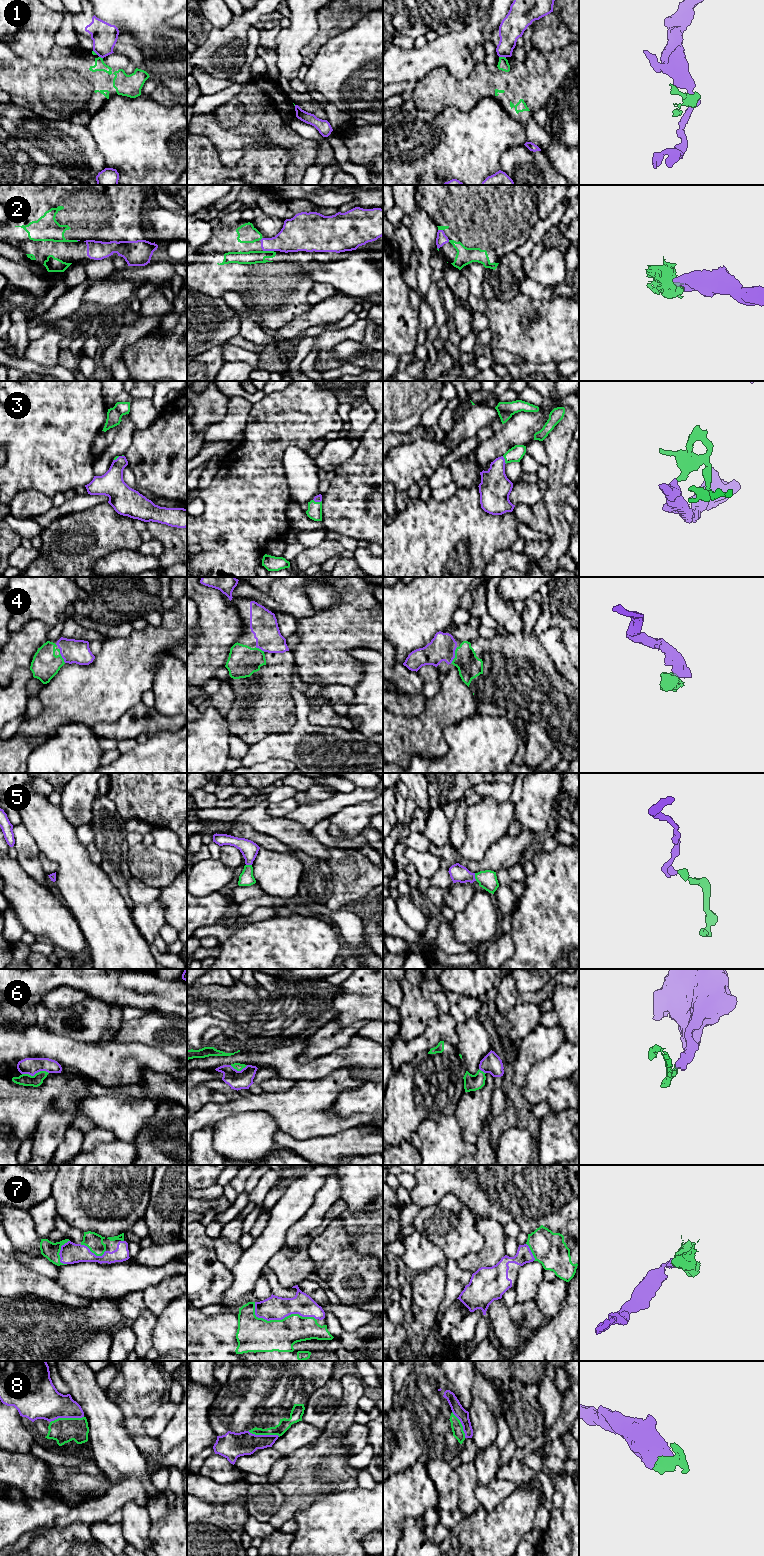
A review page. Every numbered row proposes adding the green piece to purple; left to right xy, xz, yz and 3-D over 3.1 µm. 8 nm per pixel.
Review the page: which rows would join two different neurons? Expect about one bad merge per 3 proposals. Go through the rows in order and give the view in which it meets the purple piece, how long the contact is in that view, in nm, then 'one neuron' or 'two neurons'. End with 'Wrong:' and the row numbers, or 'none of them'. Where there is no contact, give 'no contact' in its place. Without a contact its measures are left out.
1: contact in yz; length 60 nm; two neurons
2: contact in xz; length 90 nm; one neuron
3: contact in yz; length 70 nm; one neuron
4: contact in yz; length 150 nm; one neuron
5: contact in yz; length 70 nm; one neuron
6: contact in xy; length 220 nm; one neuron
7: contact in xz; length 500 nm; one neuron
8: contact in xy; length 280 nm; one neuron
Wrong: 1

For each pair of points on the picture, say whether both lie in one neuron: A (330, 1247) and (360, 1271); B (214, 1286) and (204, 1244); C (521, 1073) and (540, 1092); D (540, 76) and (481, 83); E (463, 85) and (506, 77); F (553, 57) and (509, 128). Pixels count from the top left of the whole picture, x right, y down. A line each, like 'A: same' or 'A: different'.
A: same
B: same
C: different
D: same
E: same
F: different

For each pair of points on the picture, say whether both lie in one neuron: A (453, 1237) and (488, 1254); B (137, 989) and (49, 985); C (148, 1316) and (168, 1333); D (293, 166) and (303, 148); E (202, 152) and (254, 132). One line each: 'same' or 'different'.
A: different
B: same
C: different
D: same
E: different

